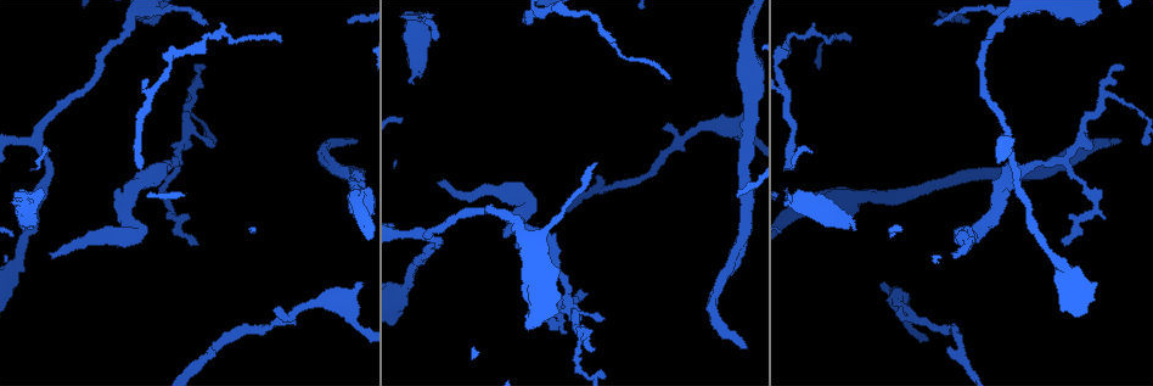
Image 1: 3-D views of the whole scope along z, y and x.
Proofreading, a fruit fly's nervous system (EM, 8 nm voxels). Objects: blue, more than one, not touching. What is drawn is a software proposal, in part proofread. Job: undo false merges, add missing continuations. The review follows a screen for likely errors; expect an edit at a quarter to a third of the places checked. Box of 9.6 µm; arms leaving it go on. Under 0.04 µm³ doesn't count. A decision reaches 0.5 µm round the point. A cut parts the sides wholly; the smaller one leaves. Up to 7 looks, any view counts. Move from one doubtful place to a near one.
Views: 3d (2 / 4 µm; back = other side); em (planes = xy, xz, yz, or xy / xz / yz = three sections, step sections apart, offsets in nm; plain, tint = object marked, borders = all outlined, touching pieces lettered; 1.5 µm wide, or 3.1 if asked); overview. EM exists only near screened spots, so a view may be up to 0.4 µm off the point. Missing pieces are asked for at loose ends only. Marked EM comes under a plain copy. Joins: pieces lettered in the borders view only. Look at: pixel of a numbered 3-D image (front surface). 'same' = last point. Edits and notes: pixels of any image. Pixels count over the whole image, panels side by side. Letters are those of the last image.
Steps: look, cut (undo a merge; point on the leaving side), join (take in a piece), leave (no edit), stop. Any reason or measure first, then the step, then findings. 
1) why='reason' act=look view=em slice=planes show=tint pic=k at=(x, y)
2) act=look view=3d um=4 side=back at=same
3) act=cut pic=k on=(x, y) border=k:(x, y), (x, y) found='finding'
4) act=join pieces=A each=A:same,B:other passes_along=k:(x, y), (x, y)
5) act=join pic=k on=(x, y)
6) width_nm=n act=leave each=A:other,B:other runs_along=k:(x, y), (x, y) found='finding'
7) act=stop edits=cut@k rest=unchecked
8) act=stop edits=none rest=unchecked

why='an open end' act=look view=em slice=xz step=4 show=tint pic=1 at=(745, 345)

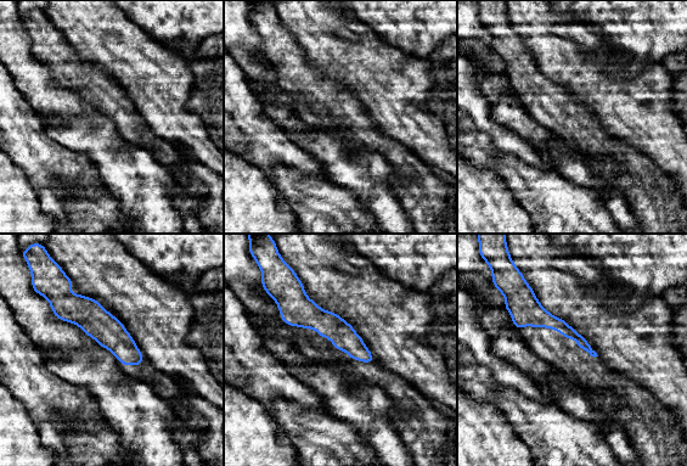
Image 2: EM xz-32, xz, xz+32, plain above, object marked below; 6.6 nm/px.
act=look view=em slice=planes show=borders at=same

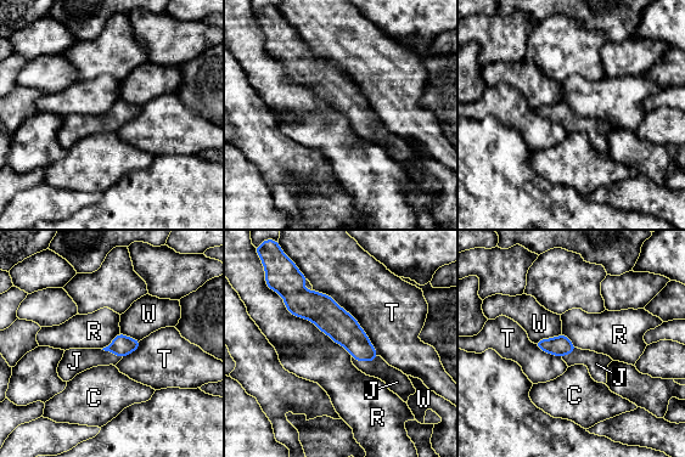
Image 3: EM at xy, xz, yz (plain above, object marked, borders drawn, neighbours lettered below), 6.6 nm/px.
width_nm=140 act=join pieces=J each=C:other,J:same,R:other,T:other,W:other passes_along=3:(344, 329), (365, 360), (396, 381) found='it goes on there'

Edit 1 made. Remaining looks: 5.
why='calibre changes' act=look view=3d um=4 pic=1 at=(960, 239)

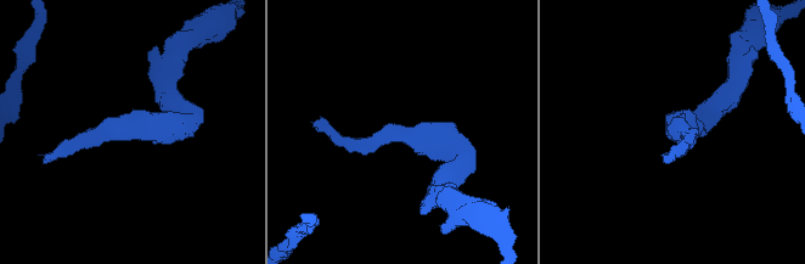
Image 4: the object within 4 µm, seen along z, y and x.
act=look view=em slice=planes show=borders pic=4 at=(406, 134)

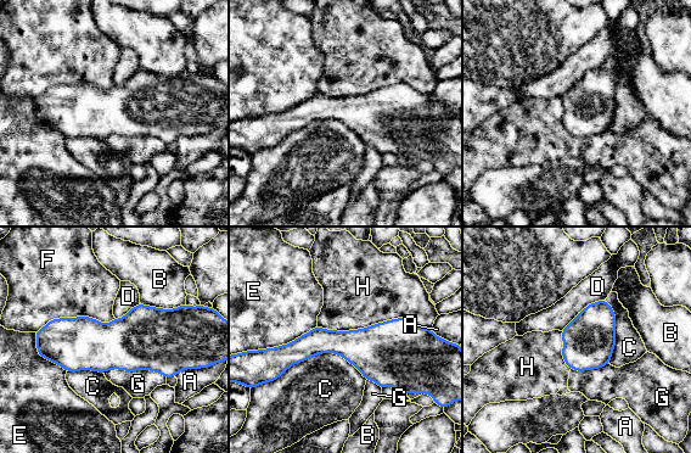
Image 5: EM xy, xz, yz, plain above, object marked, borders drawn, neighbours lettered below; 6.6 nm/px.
act=leave each=A:other,B:other,C:other,D:other,E:other,F:other,G:other,H:other border=5:(114, 318), (54, 318), (35, 333) found='continuous, no second cell'

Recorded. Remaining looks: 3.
act=stop edits=join@3 rest=unchecked

